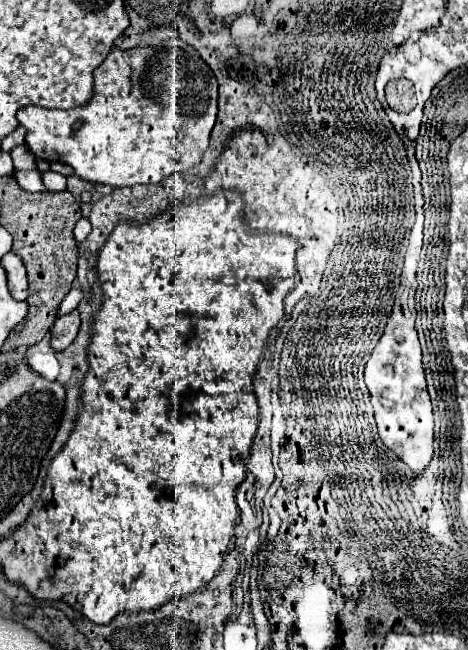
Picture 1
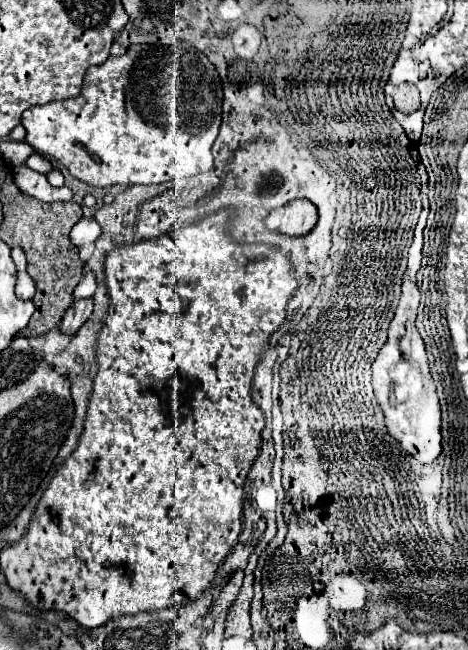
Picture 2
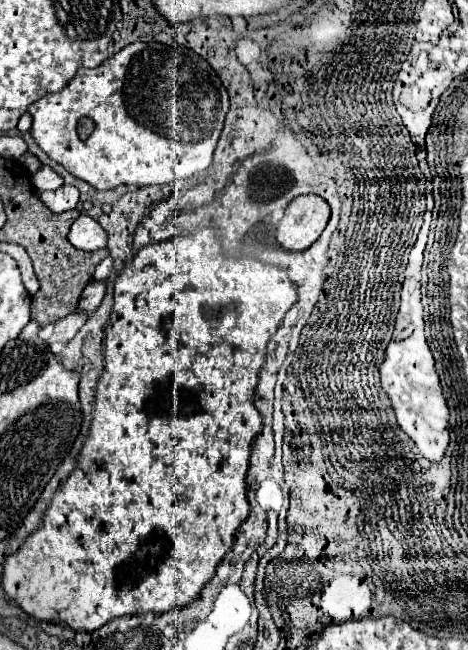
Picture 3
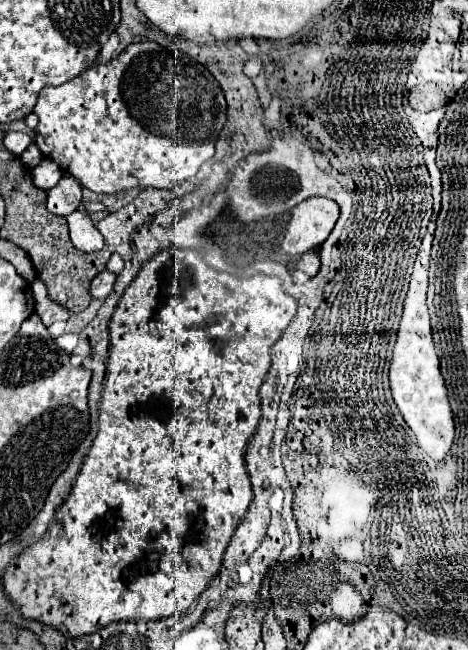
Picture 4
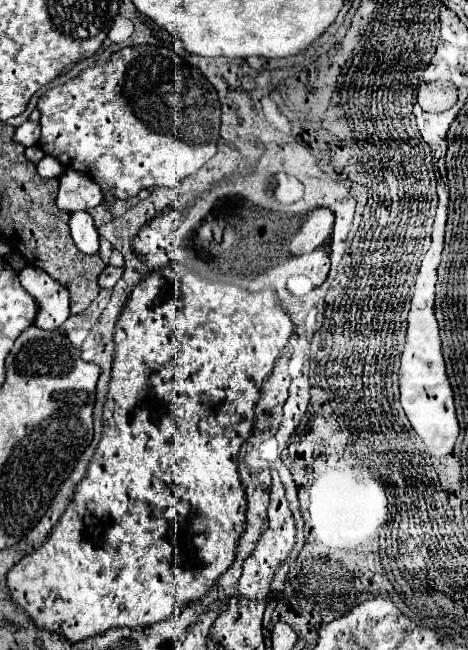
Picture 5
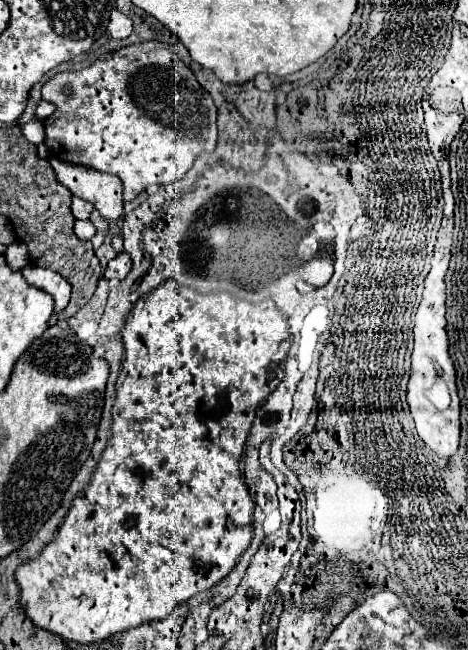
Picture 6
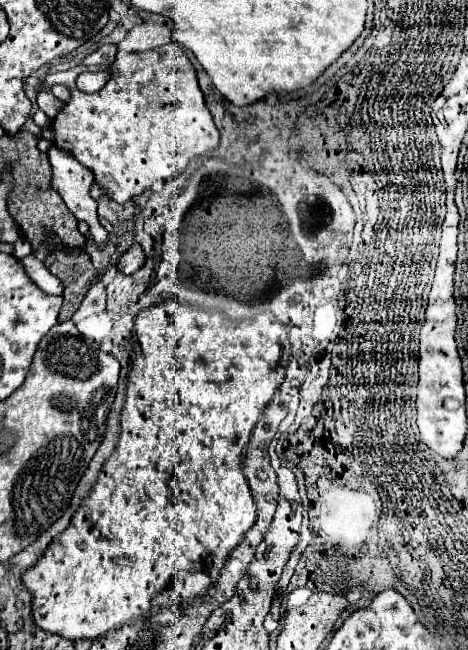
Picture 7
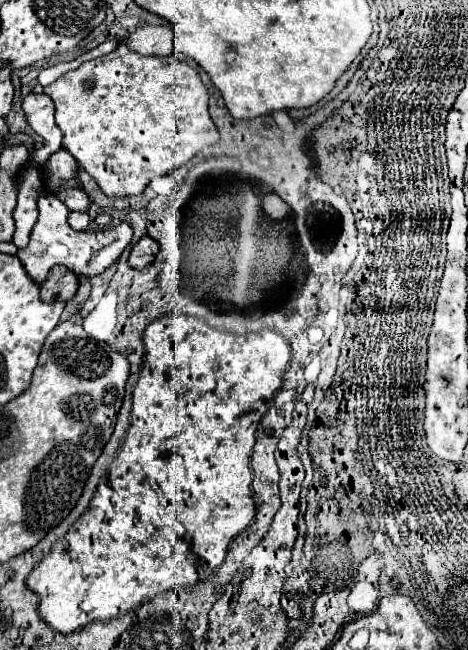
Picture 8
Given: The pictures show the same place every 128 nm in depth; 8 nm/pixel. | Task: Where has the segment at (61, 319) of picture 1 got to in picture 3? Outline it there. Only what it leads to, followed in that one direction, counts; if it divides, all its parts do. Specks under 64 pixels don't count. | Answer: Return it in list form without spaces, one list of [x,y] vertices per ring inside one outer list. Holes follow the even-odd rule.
[[[92,280],[92,282],[84,288],[84,292],[82,292],[78,308],[84,310],[84,312],[94,312],[94,310],[98,308],[98,304],[102,302],[104,294],[106,294],[106,282],[104,282],[104,280],[102,280],[102,282]]]

